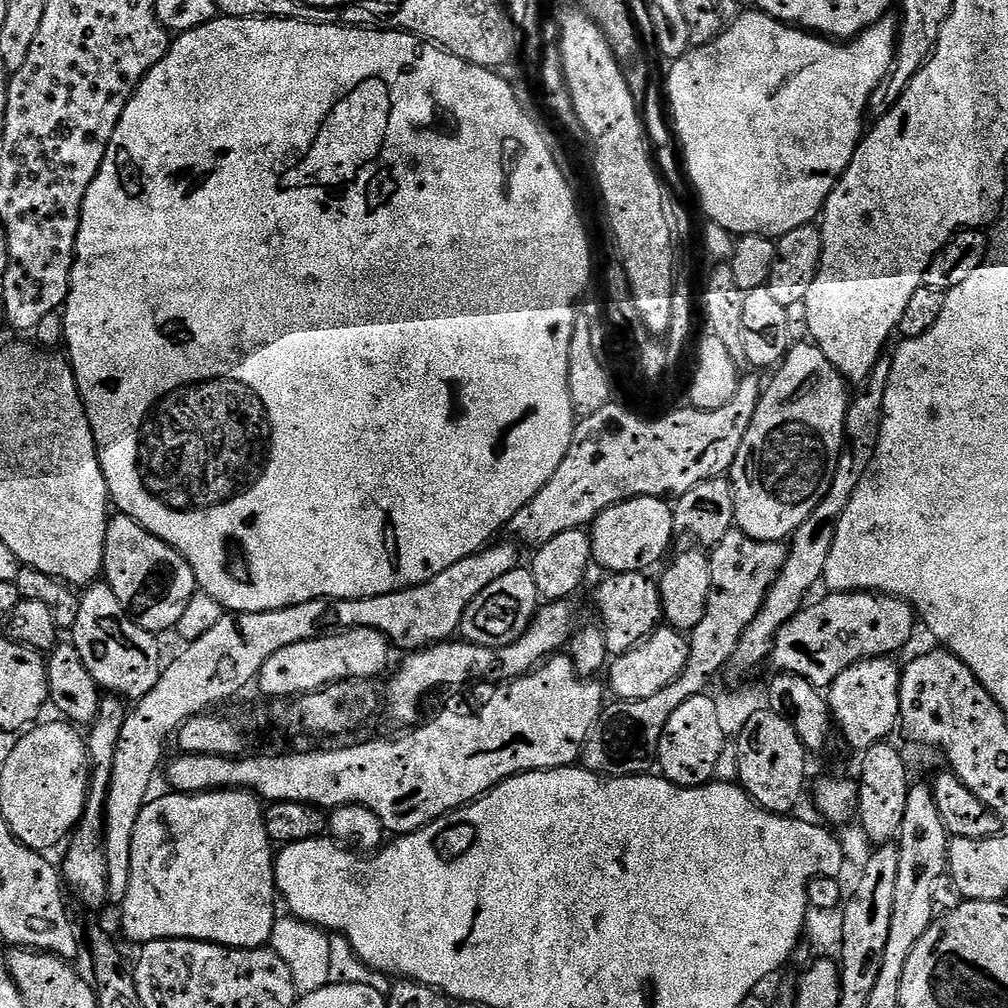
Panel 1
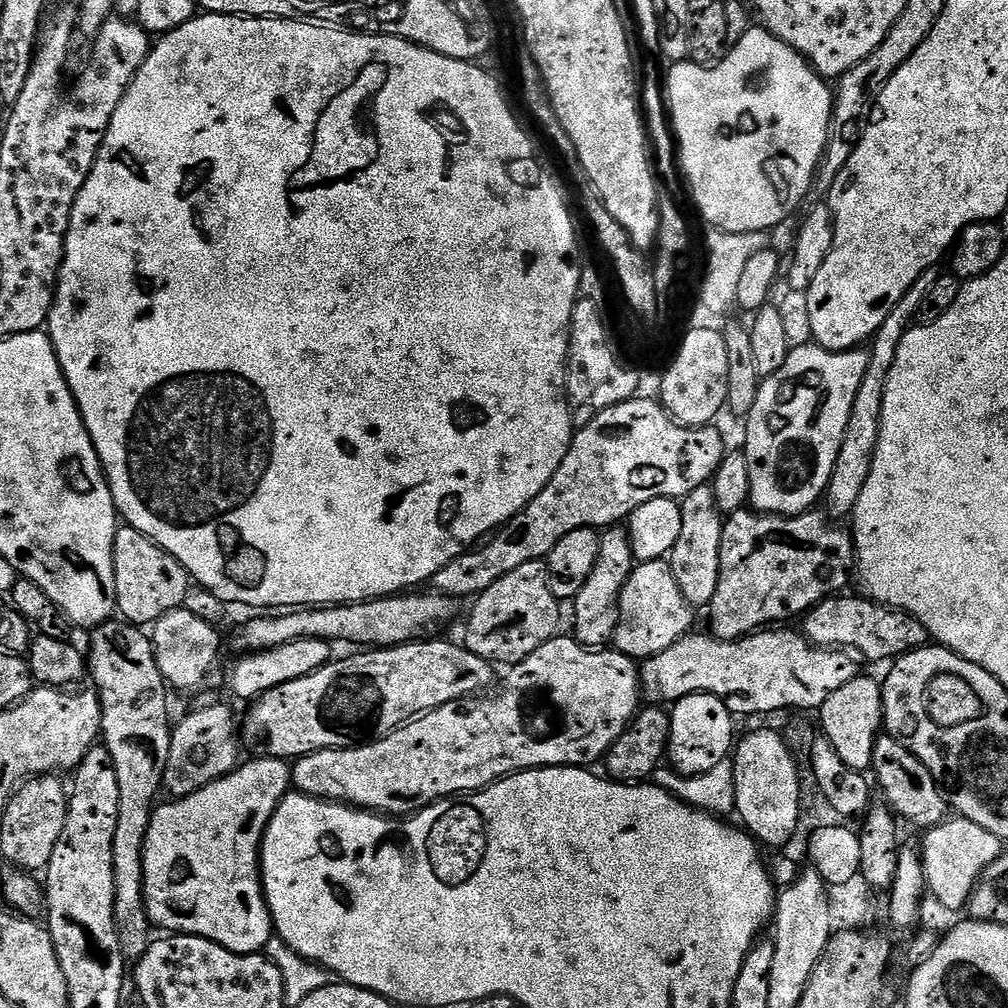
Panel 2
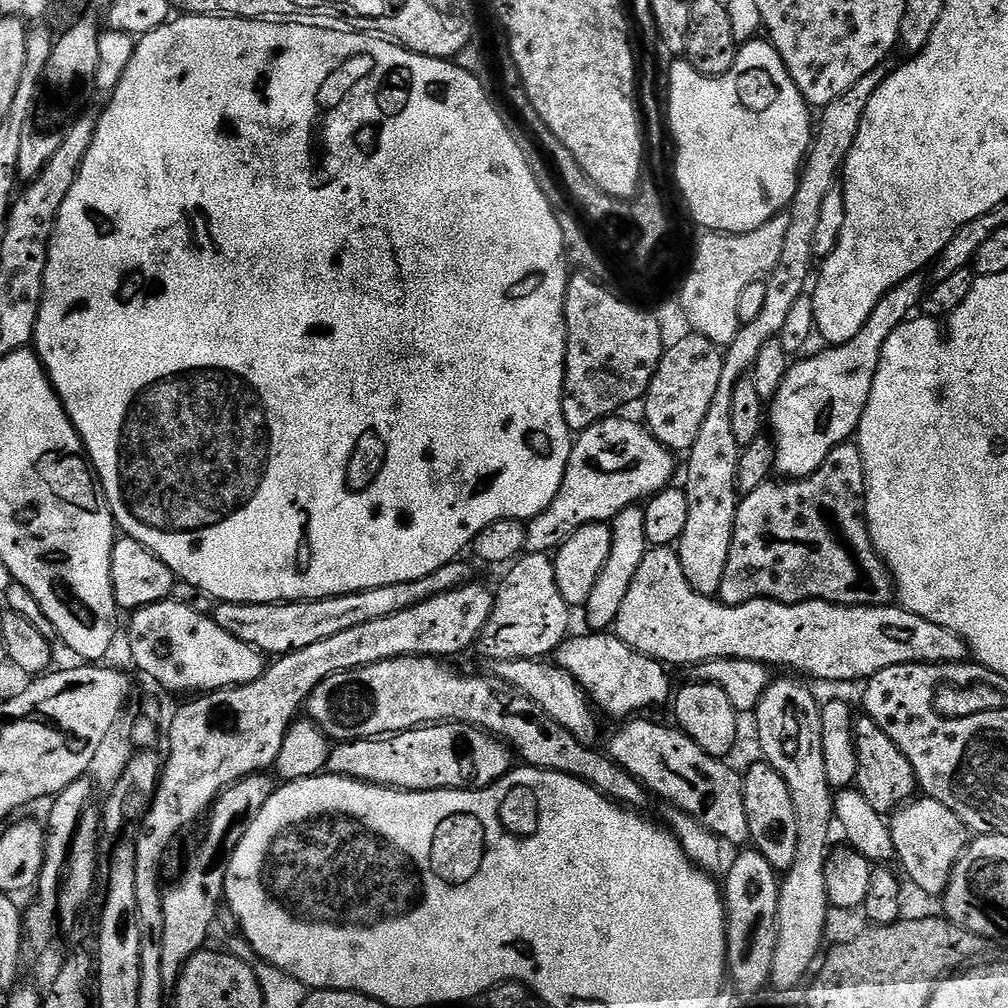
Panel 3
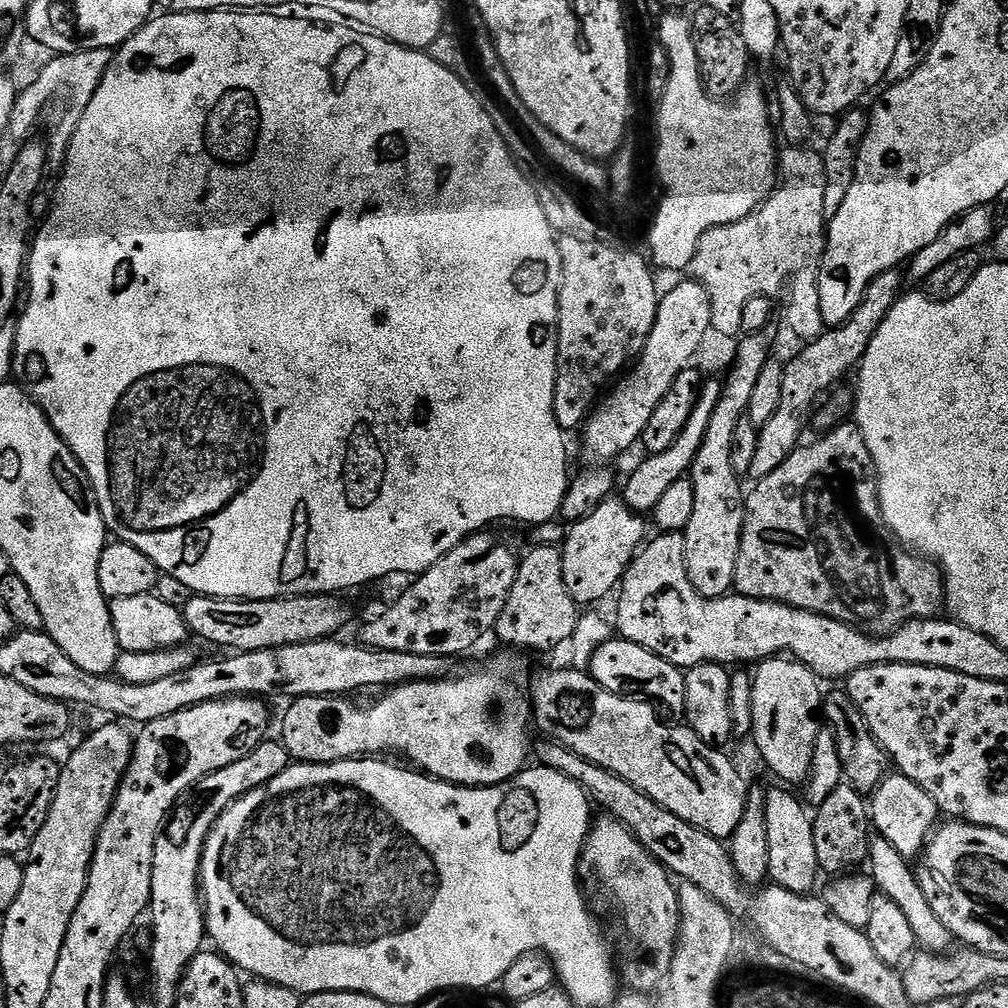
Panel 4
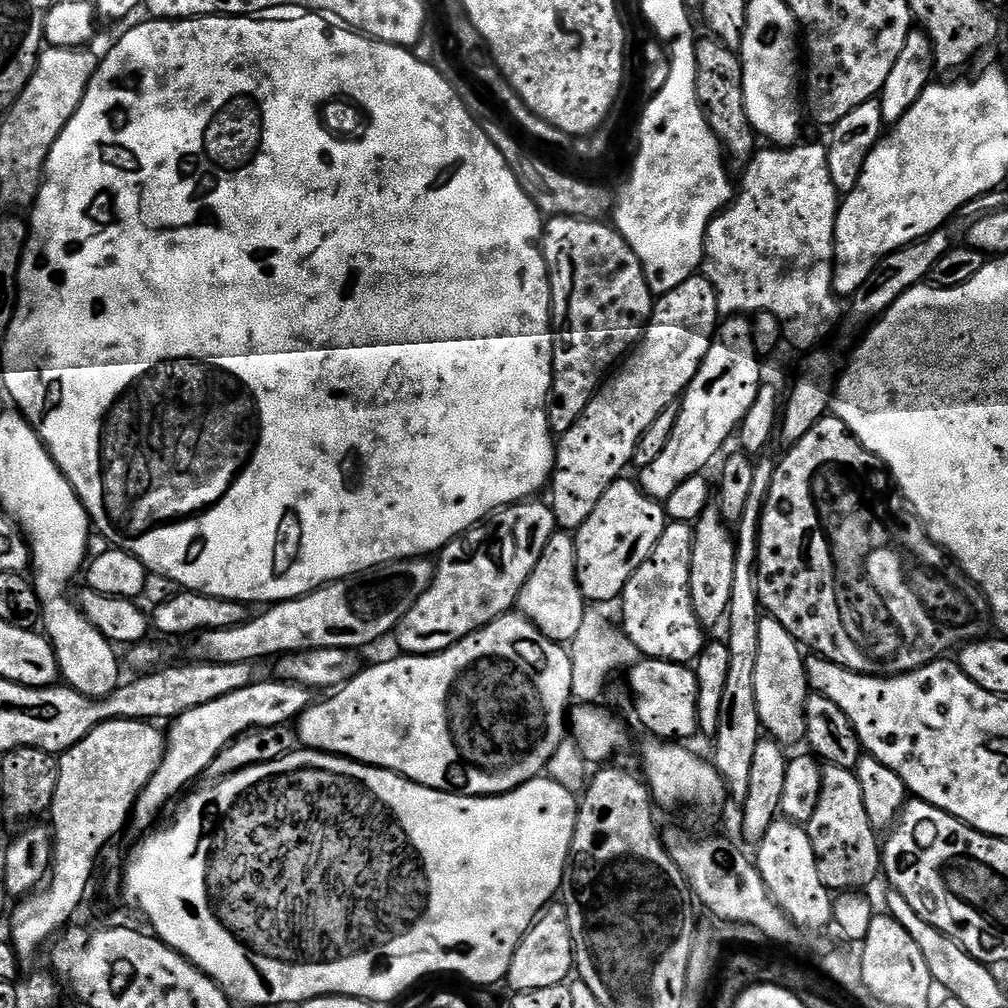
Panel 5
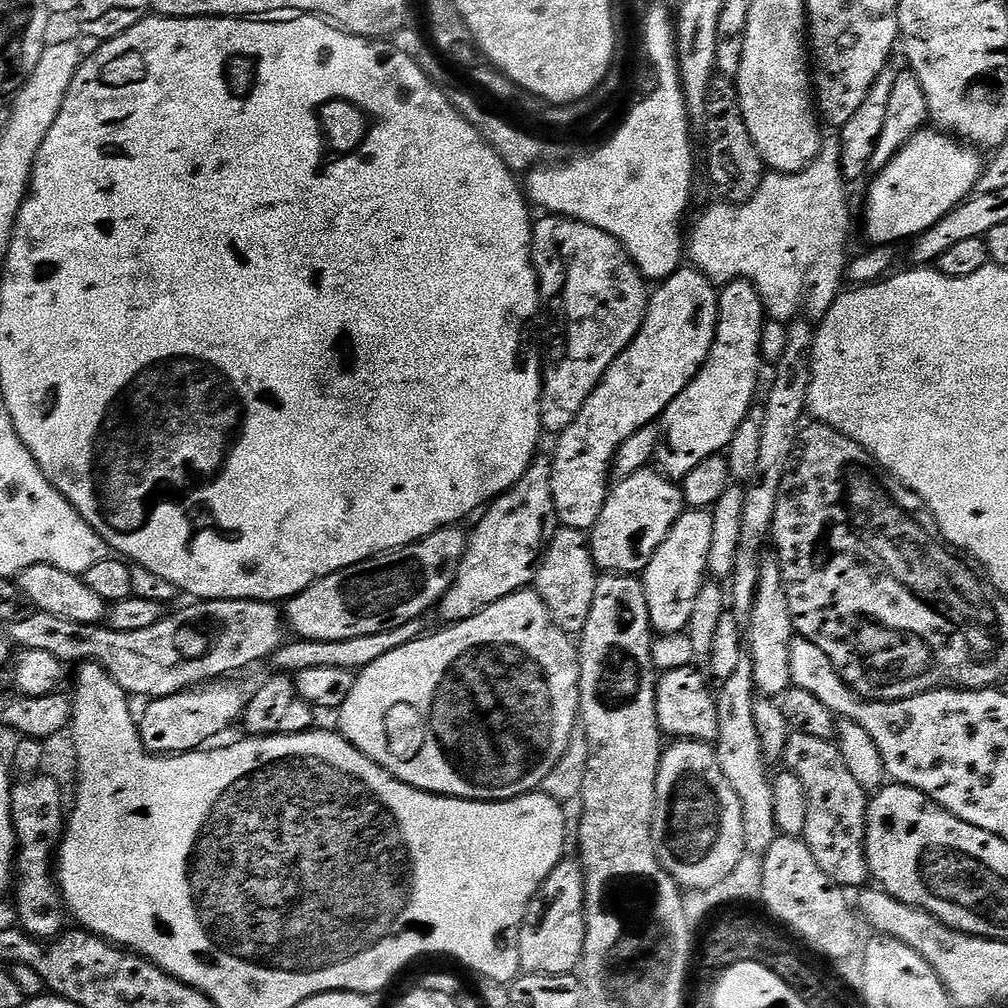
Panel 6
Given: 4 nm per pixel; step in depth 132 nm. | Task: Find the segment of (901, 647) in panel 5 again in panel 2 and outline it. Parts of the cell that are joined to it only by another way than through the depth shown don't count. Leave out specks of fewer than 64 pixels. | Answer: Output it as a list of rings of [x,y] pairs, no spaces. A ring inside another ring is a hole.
[[[745,506],[727,513],[722,530],[718,590],[706,609],[712,623],[711,635],[717,640],[741,640],[775,625],[772,624],[775,620],[803,617],[823,600],[843,593],[856,570],[856,545],[847,527],[835,528],[831,523],[835,524],[820,510],[809,510],[800,516],[769,516]]]

